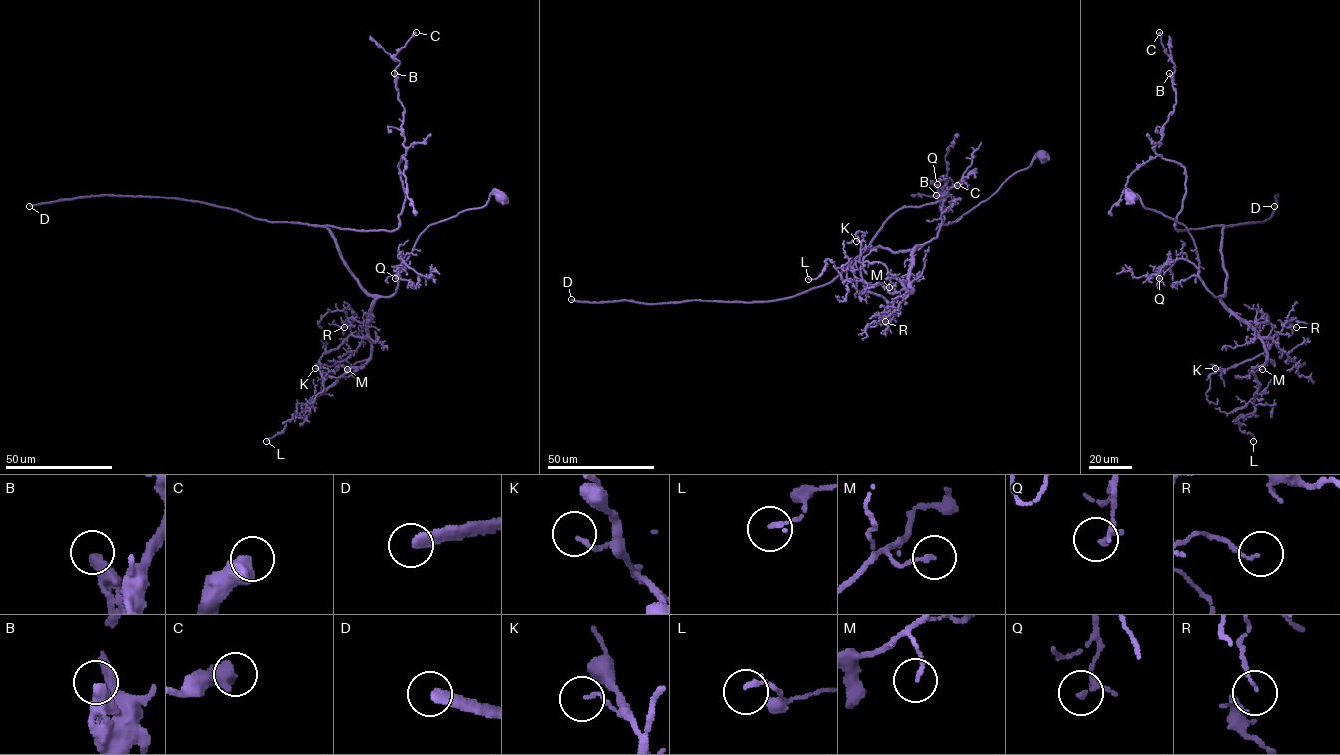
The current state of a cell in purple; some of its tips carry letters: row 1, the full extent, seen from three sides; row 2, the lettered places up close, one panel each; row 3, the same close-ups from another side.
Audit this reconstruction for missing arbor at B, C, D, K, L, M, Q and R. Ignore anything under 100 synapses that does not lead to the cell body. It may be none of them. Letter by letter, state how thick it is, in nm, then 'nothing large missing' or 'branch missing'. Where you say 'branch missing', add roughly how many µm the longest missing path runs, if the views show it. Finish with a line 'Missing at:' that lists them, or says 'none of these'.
B: 400 nm thick; nothing large missing
C: 600 nm thick; nothing large missing
D: 320 nm thick; branch missing; about 250 µm are missing
K: 90 nm thick; nothing large missing
L: 140 nm thick; nothing large missing
M: 120 nm thick; nothing large missing
Q: 140 nm thick; nothing large missing
R: 70 nm thick; nothing large missing
Missing at: D

